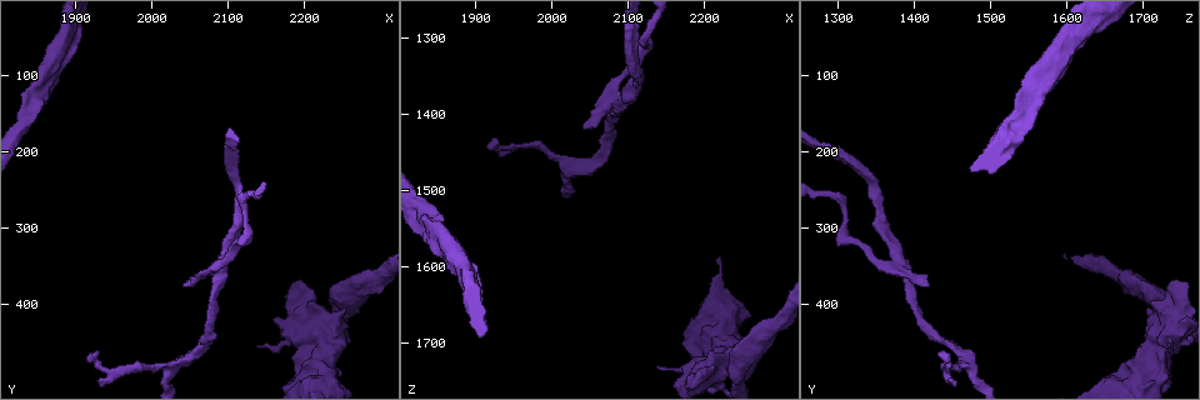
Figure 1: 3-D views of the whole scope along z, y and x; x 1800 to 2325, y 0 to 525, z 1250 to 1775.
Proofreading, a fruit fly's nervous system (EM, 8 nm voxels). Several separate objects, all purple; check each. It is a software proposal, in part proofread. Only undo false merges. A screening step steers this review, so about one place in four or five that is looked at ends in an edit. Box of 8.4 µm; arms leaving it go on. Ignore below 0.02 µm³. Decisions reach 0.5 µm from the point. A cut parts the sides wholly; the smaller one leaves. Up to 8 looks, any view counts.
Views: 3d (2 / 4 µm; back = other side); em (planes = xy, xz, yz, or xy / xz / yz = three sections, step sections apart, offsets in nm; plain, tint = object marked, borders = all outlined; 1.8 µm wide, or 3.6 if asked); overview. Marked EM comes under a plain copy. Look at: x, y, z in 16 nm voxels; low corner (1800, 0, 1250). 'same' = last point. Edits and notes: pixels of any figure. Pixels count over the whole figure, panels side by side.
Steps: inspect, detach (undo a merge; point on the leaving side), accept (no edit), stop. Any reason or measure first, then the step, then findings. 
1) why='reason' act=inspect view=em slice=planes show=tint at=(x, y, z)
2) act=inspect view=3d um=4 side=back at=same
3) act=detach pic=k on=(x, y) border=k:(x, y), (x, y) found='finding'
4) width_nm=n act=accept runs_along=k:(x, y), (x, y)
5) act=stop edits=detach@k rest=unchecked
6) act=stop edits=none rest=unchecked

why='two arms in line, one across' act=inspect view=em slice=yz step=16 show=tint at=(2095, 350, 1380)

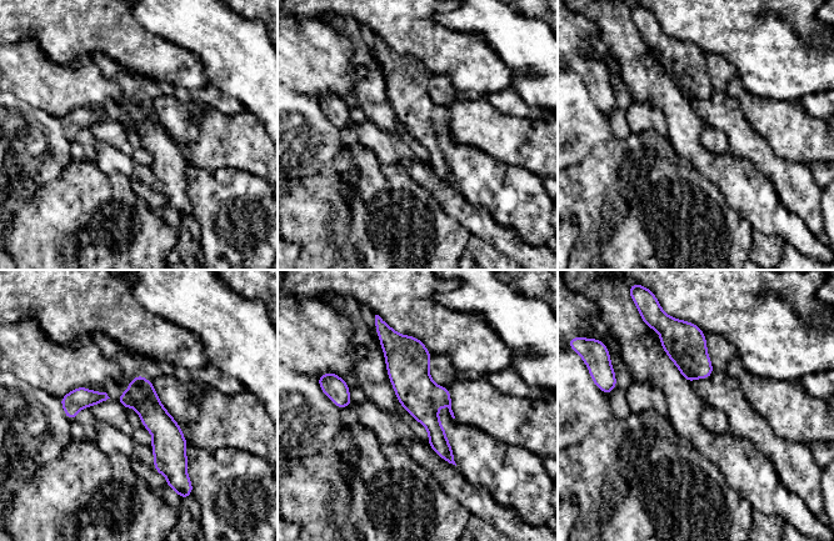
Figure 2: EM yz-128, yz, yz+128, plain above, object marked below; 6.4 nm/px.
act=detach pic=2 on=(121, 399) found='two neurons meet here'

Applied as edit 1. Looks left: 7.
why='touches itself' act=inspect view=em um=3.6 slice=yz step=4 show=tint at=(2210, 420, 1735)

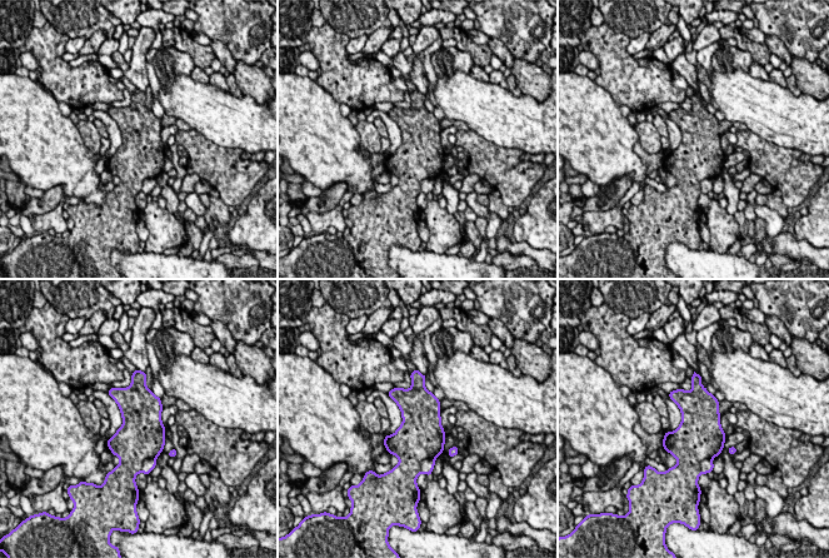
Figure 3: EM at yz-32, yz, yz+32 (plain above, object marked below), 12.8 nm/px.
act=detach pic=3 on=(148, 464) border=3:(155, 457), (148, 457), (141, 462) found='a second neuron is stuck on'

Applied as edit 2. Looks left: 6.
why='redraw' act=inspect view=overview

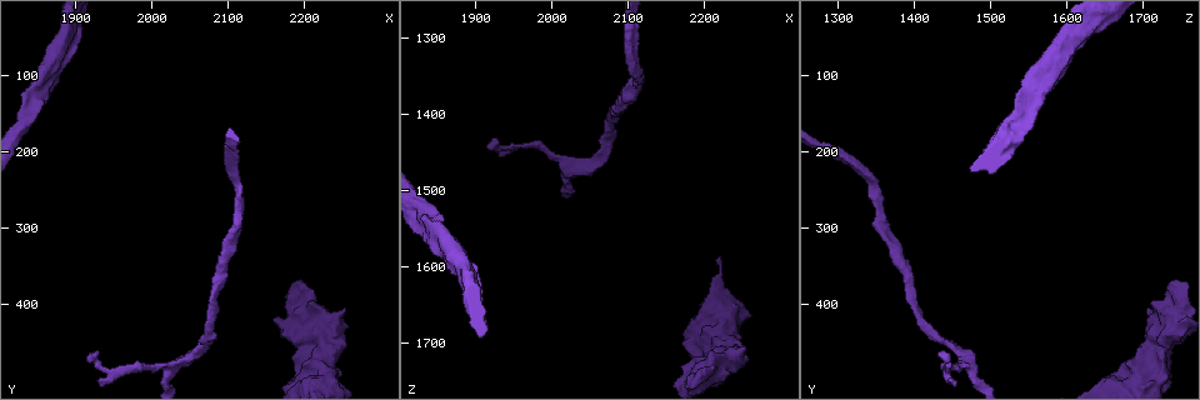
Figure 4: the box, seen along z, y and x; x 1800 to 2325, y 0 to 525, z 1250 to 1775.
why='branch point' act=inspect view=3d um=4 at=(2030, 480, 1470)

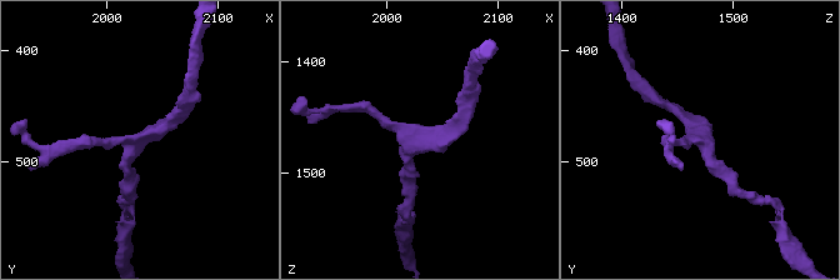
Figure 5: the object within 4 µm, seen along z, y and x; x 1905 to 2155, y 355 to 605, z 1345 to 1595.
arms=3 why='need the tissue' act=inspect view=em slice=planes show=tint at=(2028, 480, 1470)

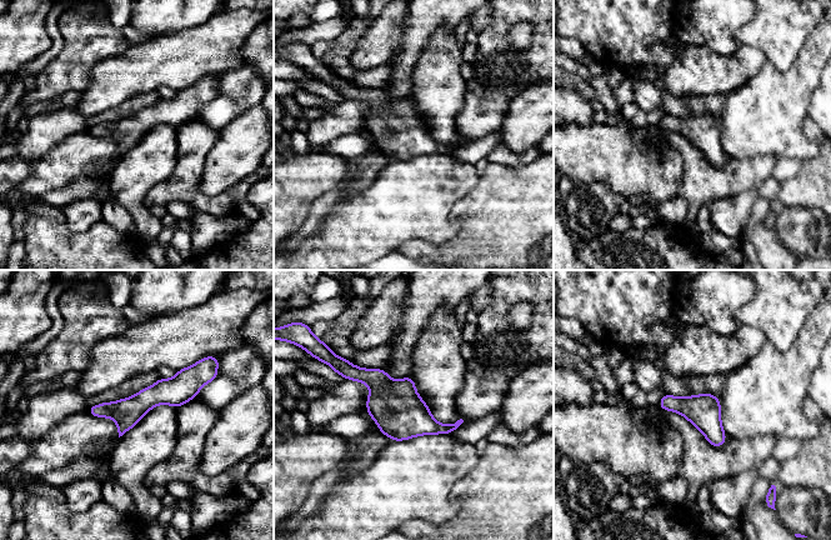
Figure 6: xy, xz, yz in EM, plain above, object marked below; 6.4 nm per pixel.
act=accept found='continuous, no second neuron'

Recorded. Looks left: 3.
act=stop edits=detach@2,detach@3 rest=unchecked

